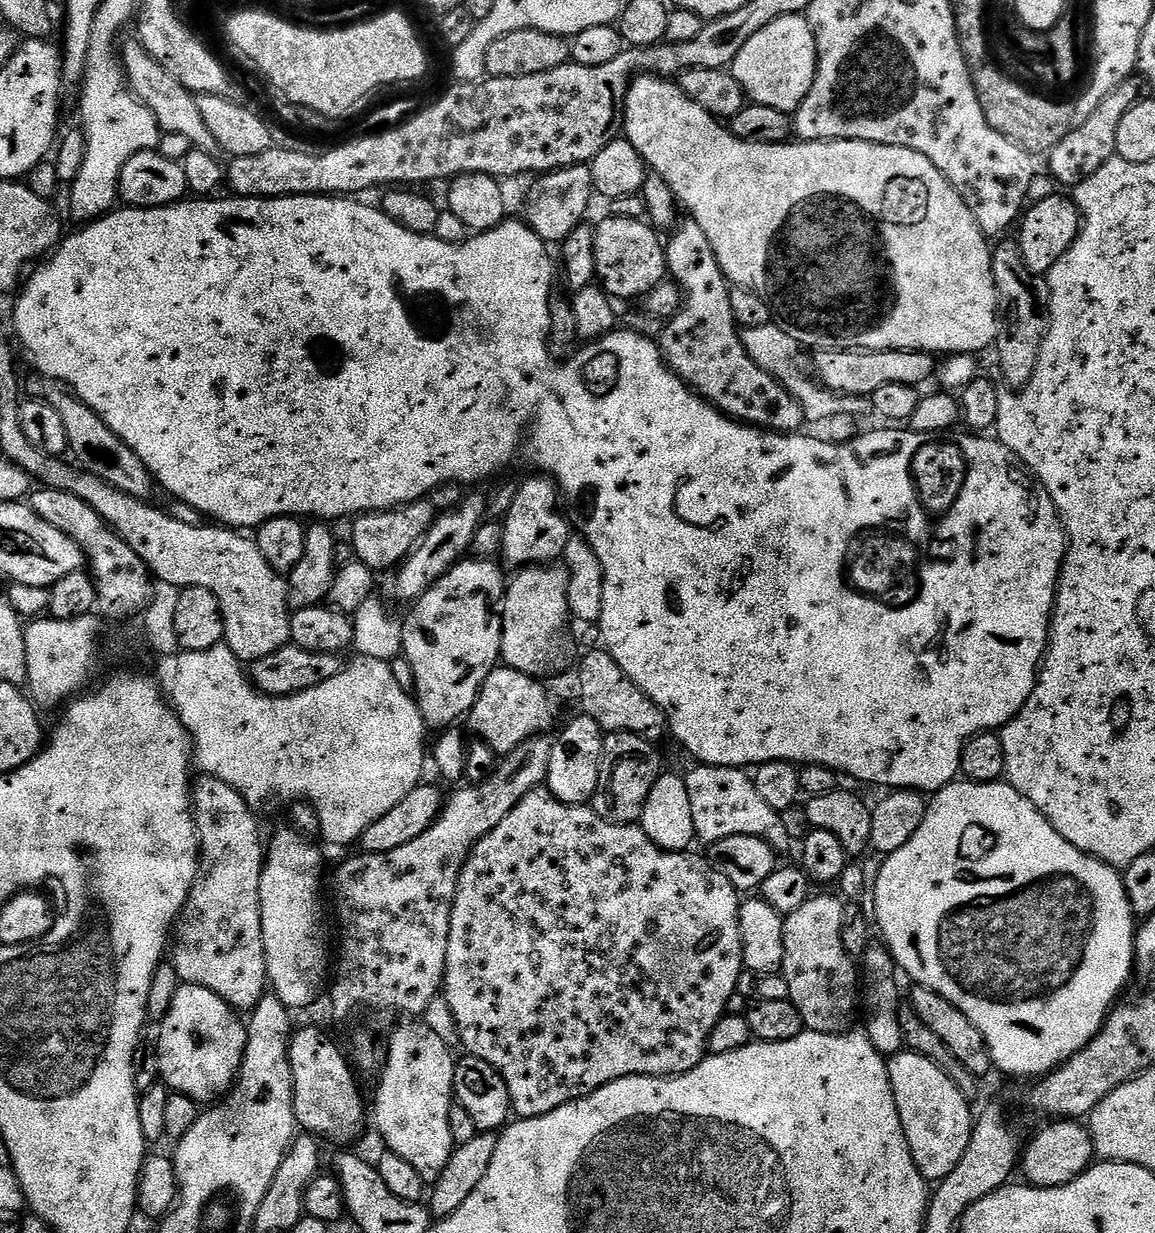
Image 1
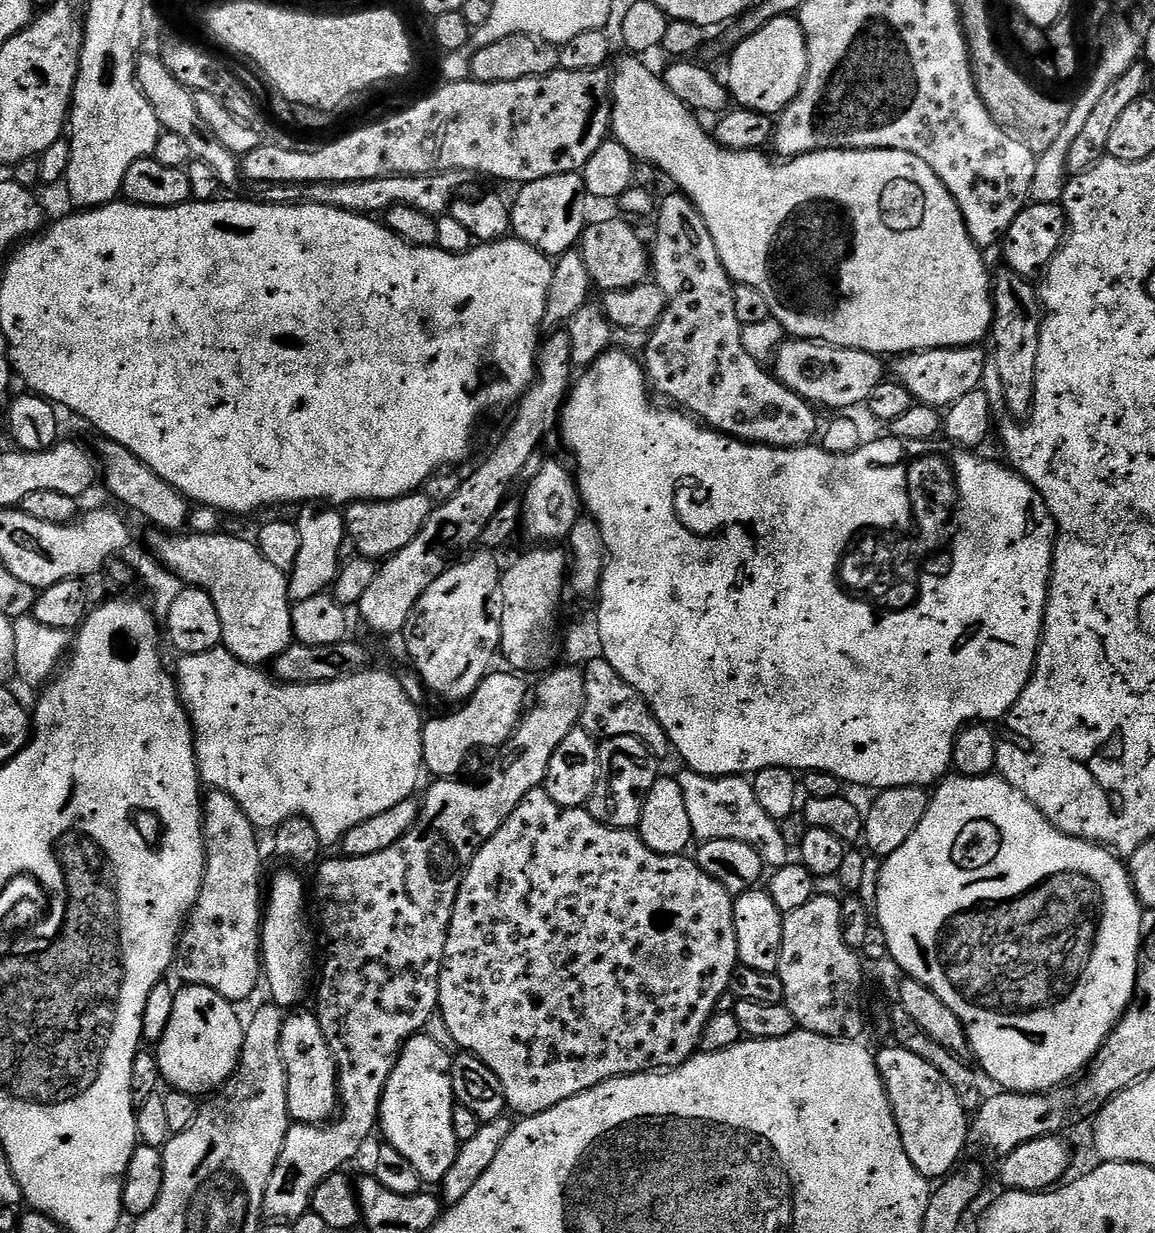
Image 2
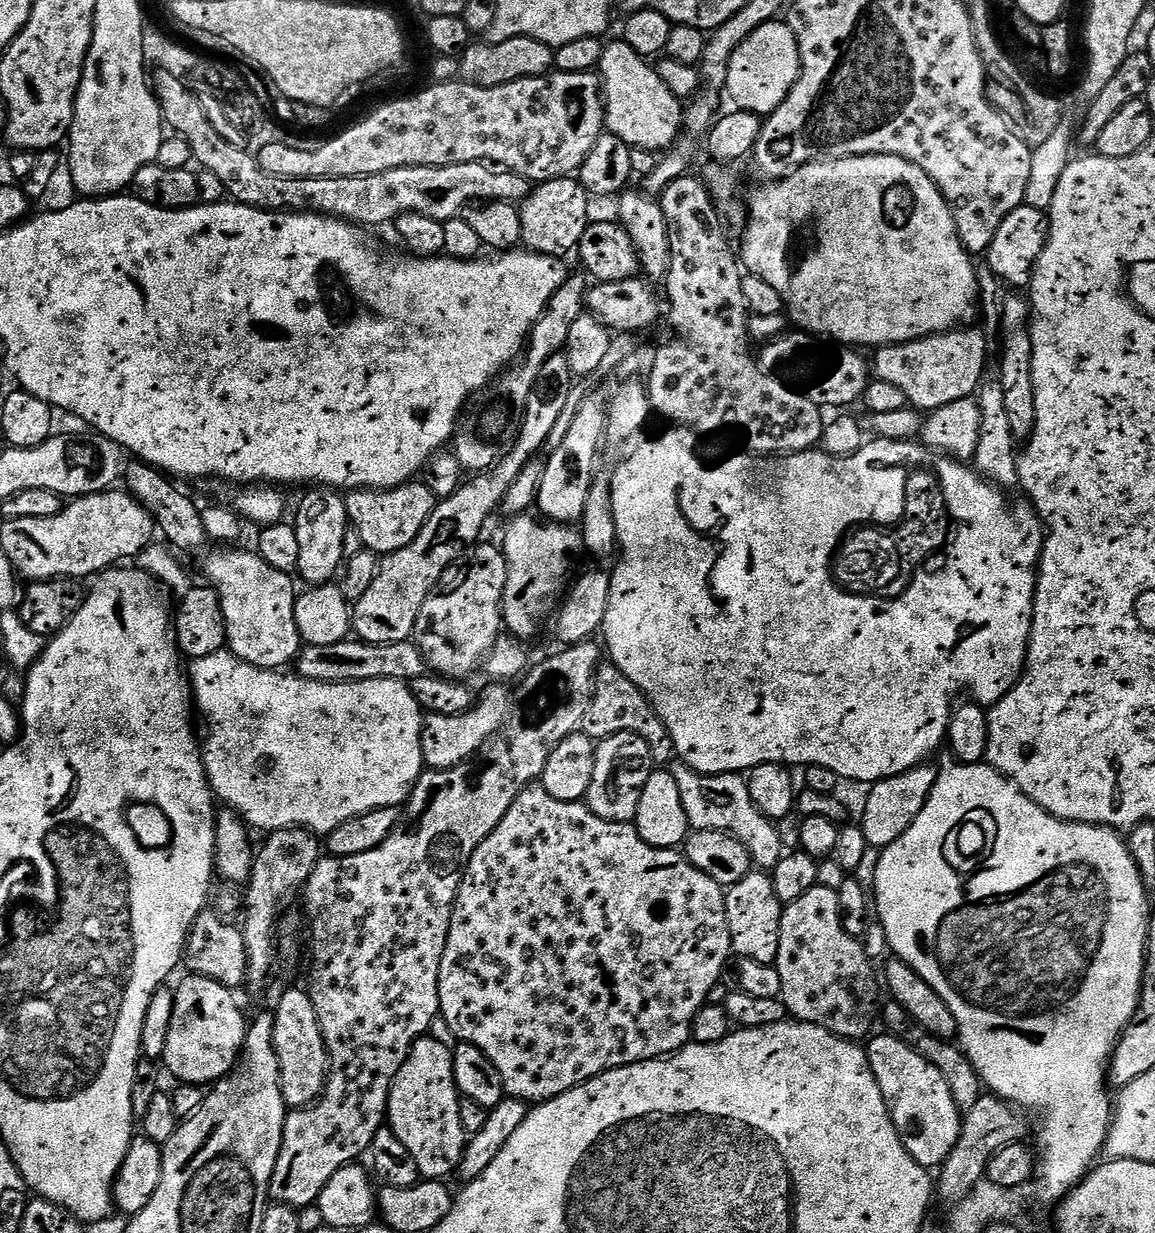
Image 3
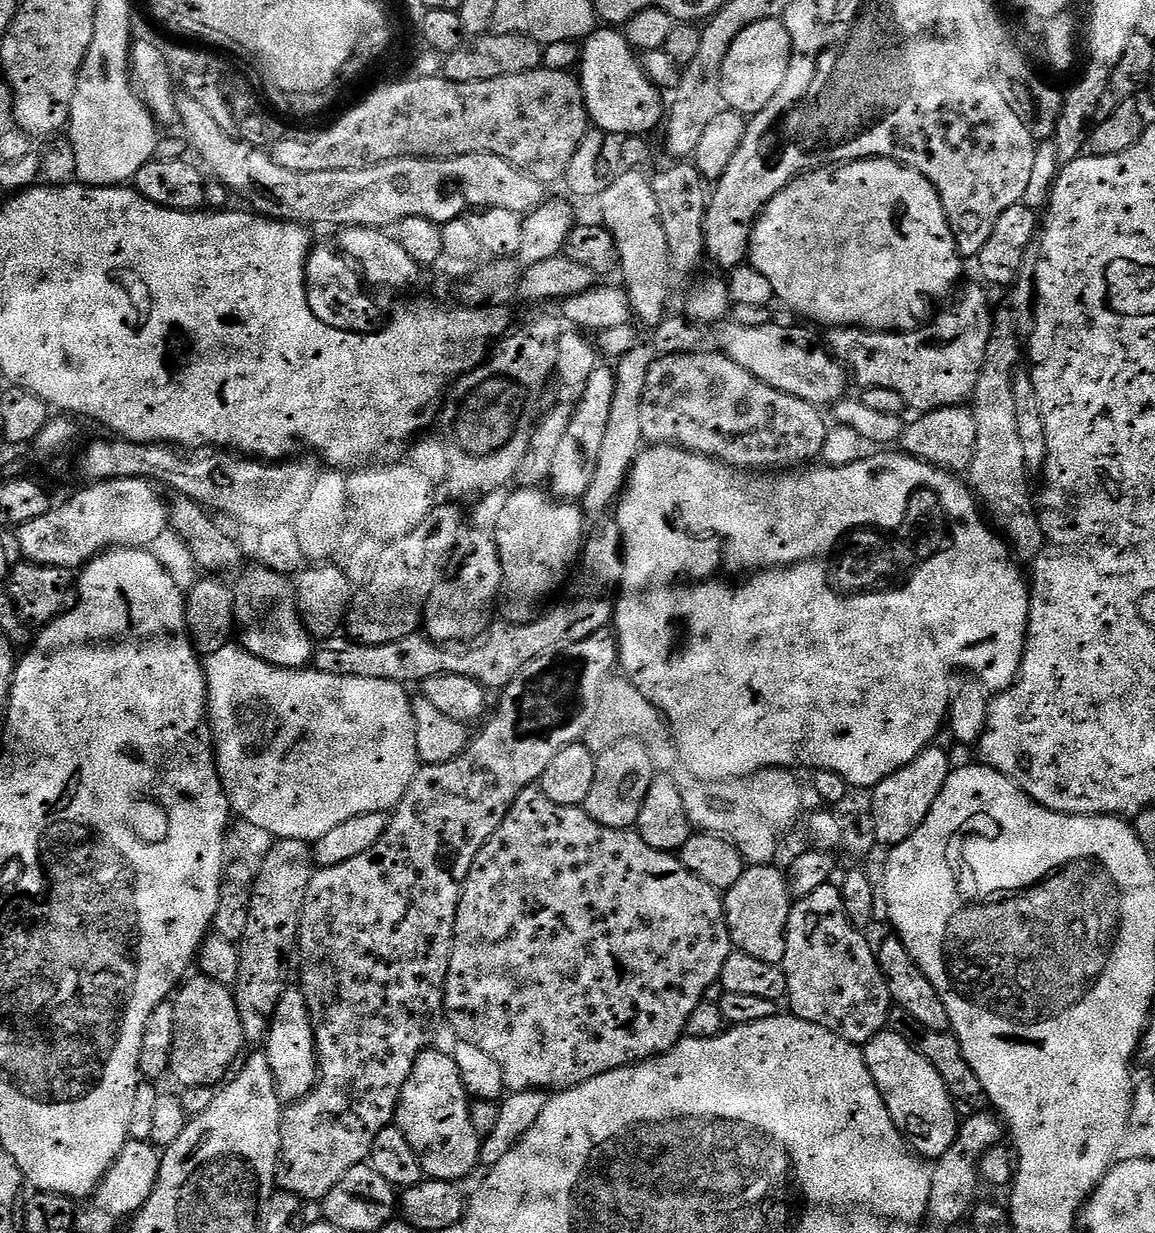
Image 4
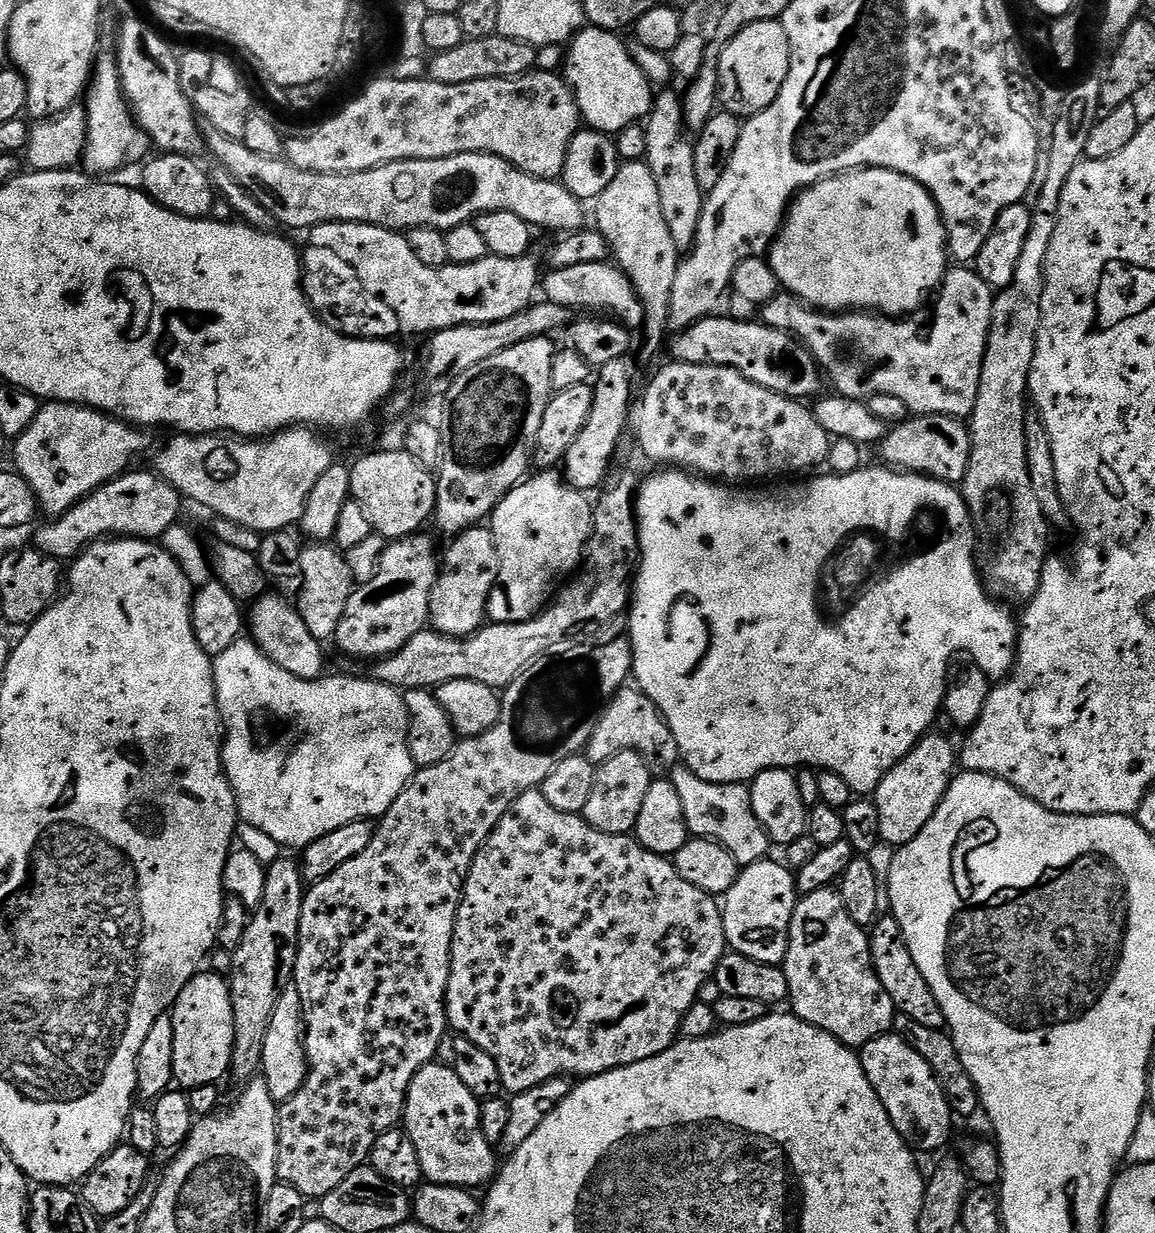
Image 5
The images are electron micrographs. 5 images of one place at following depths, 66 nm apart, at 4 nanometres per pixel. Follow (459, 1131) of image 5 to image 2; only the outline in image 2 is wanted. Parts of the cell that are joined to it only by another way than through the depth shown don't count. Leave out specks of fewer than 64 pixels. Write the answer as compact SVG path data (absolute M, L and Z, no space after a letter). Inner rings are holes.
M429 1034L411 1036L403 1048L396 1068L386 1082L384 1097L380 1103L379 1131L384 1131L383 1139L390 1146L394 1146L400 1154L405 1155L410 1163L418 1169L425 1185L439 1185L446 1178L446 1170L454 1166L454 1158L460 1149L460 1140L455 1134L454 1110L456 1109L456 1095L452 1089L452 1062L453 1057Z

